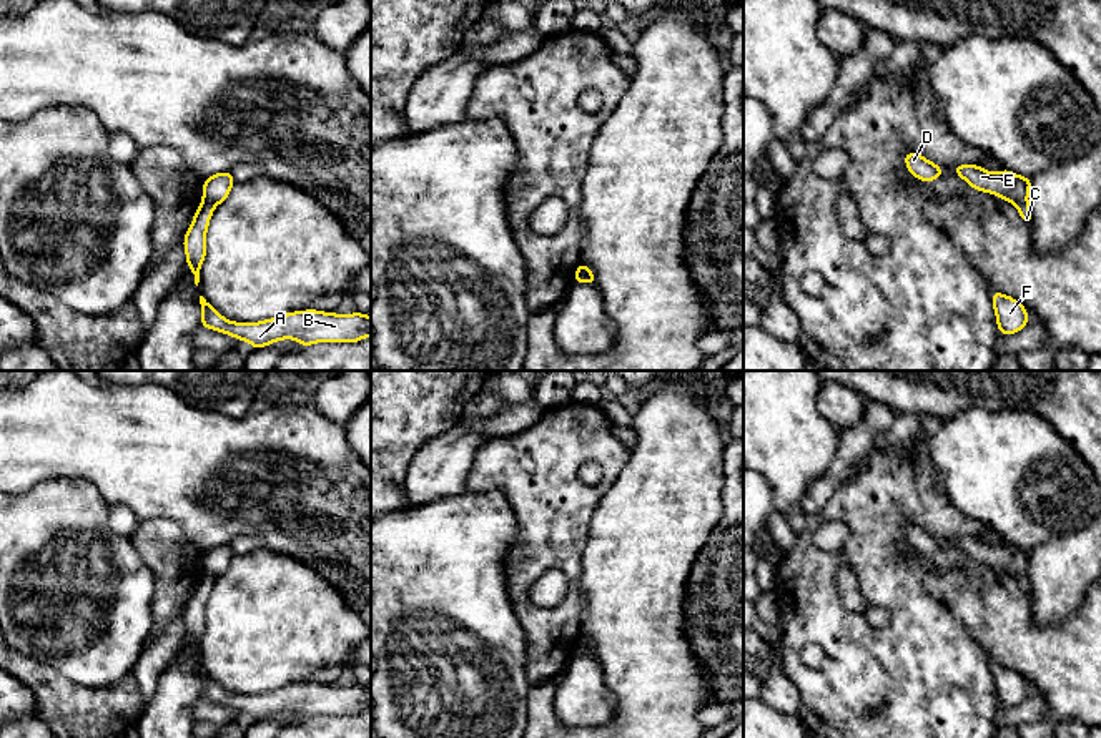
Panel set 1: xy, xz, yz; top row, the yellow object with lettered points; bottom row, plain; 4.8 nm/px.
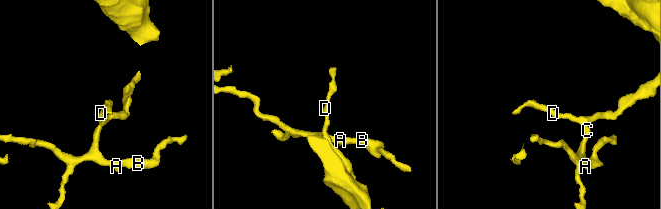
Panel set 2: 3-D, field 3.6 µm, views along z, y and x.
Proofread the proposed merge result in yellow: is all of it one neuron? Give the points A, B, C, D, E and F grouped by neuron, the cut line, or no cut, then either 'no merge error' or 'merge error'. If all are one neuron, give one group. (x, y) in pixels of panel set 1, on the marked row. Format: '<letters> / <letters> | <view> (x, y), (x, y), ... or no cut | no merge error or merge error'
A B C F / D E | xy (203, 198), (215, 205) | merge error

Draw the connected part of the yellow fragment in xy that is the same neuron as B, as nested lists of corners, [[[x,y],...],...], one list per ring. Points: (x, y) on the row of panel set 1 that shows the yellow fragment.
[[[203,296],[201,326],[248,341],[254,349],[279,339],[296,339],[299,346],[314,342],[358,342],[371,336],[368,314],[333,314],[316,309],[286,312],[261,322],[233,322],[225,319]]]

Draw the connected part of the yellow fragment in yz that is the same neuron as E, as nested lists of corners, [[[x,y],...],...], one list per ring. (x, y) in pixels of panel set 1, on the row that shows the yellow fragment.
[[[958,165],[953,171],[978,191],[996,194],[1015,204],[1028,201],[1033,178],[1023,178],[1008,170],[990,173],[976,165]]]

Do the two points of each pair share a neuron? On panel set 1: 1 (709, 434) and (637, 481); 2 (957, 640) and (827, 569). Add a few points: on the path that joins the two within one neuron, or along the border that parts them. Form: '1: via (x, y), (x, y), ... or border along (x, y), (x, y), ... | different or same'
1: via (691, 446), (656, 481) | same
2: via (925, 619), (865, 559), (859, 559) | same

